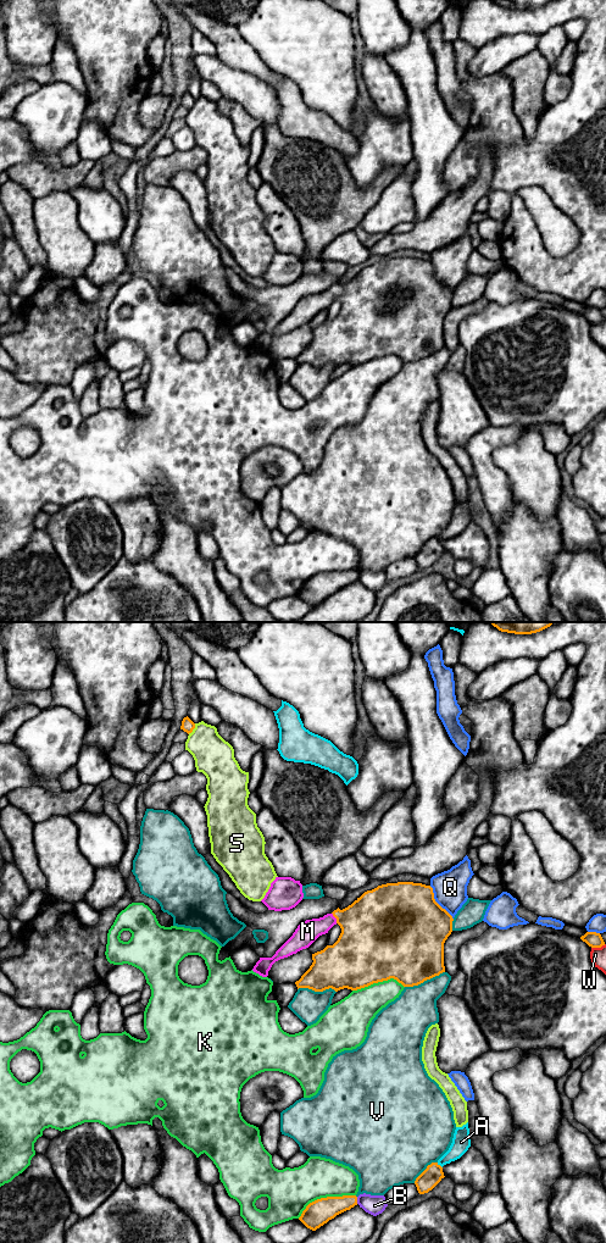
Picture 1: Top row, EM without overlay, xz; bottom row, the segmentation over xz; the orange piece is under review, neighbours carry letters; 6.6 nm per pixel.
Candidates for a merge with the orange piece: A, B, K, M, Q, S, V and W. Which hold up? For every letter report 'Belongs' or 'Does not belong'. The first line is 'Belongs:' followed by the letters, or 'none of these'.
Belongs: M
A: Does not belong
B: Does not belong
K: Does not belong
M: Belongs
Q: Does not belong
S: Does not belong
V: Does not belong
W: Does not belong

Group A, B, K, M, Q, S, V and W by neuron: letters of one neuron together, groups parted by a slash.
A / B / K / M / Q / S / V / W

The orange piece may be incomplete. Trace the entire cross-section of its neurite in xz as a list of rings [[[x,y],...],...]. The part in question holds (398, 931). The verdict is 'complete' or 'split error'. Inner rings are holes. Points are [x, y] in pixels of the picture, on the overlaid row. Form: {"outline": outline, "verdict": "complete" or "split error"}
{"outline": [[[413,882],[387,883],[365,892],[343,910],[338,908],[323,917],[302,921],[276,954],[272,958],[260,958],[252,971],[267,977],[276,961],[308,948],[338,923],[341,928],[338,940],[312,954],[312,965],[295,982],[298,989],[357,990],[390,978],[404,987],[413,987],[445,972],[444,943],[452,932],[452,921],[452,916],[435,901],[430,886]]], "verdict": "split error"}

